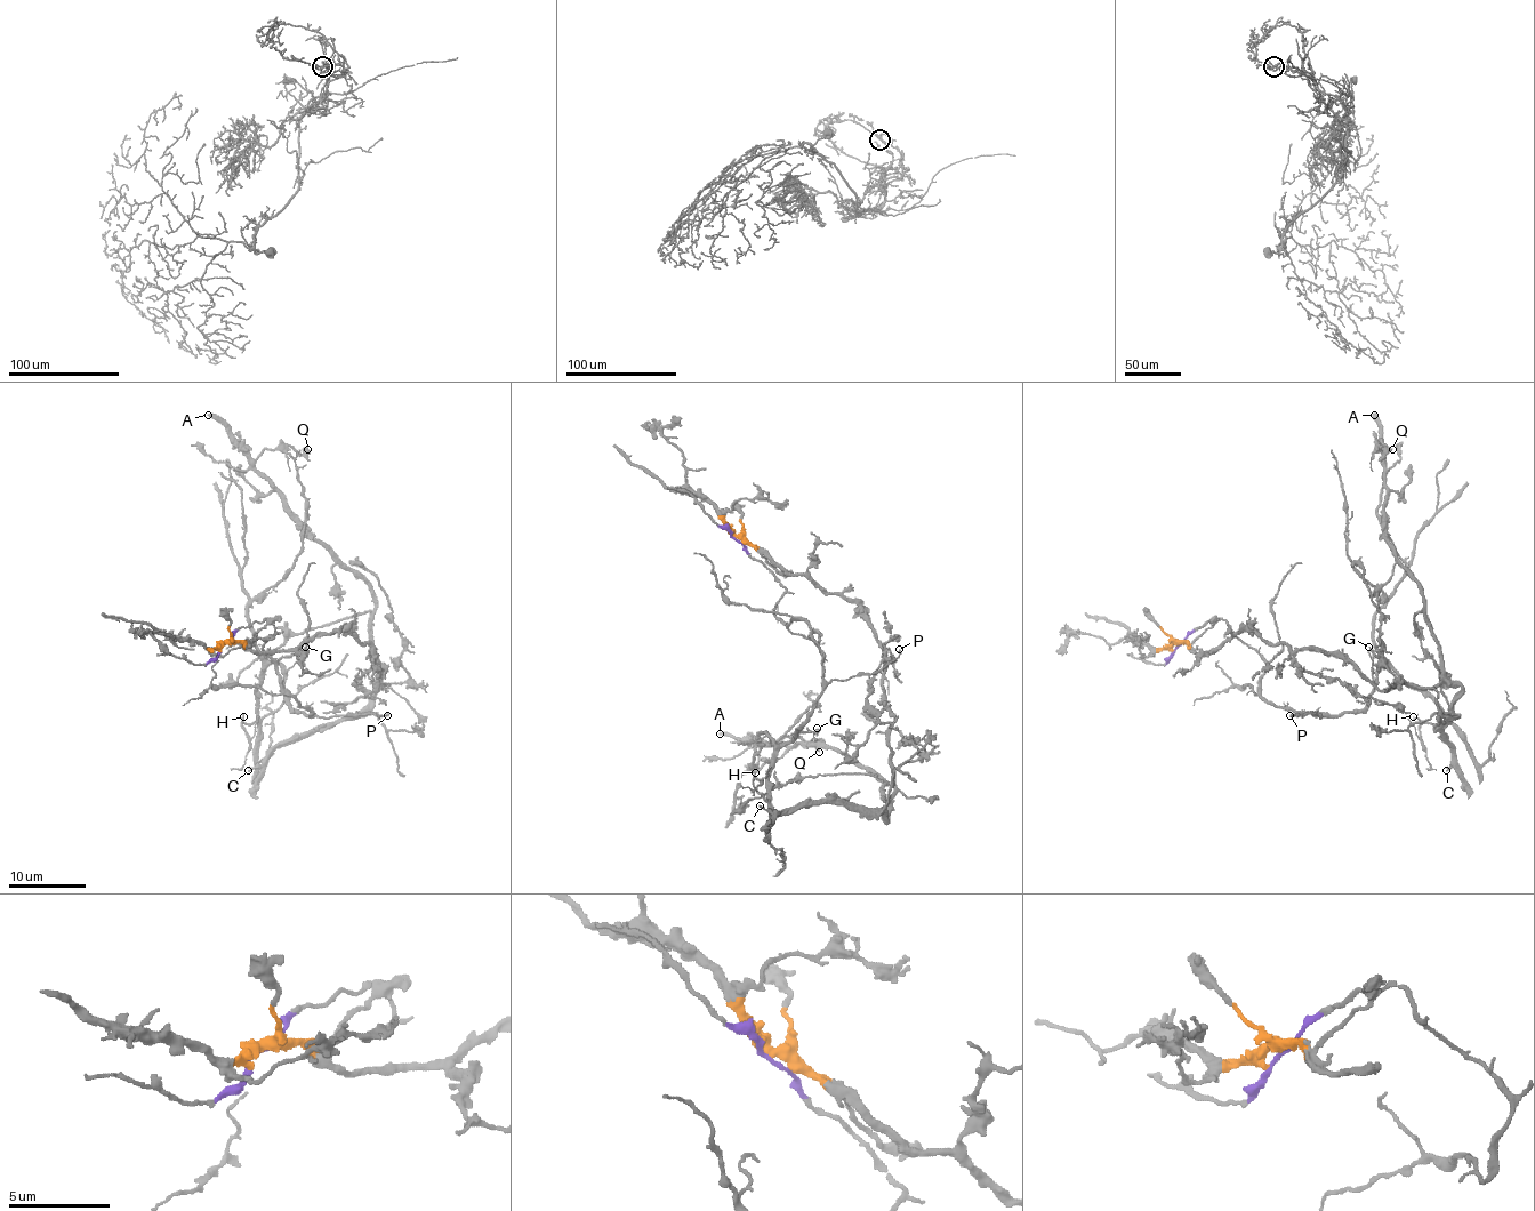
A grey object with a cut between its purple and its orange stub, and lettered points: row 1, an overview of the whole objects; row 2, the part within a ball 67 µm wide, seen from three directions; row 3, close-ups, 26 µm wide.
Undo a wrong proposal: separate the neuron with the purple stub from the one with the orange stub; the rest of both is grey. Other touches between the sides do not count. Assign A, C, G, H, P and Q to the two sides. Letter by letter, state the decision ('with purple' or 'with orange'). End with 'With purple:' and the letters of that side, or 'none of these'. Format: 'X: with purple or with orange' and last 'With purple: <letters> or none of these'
A: with orange
C: with orange
G: with purple
H: with purple
P: with purple
Q: with orange
With purple: G, H, P

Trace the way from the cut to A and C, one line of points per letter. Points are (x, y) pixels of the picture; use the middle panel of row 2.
A: (734, 537), (843, 594), (885, 652), (893, 795), (887, 802), (884, 783), (827, 745), (755, 745), (718, 734)
C: (734, 537), (857, 606), (885, 652), (884, 706), (893, 718), (887, 821), (872, 809), (760, 806)

